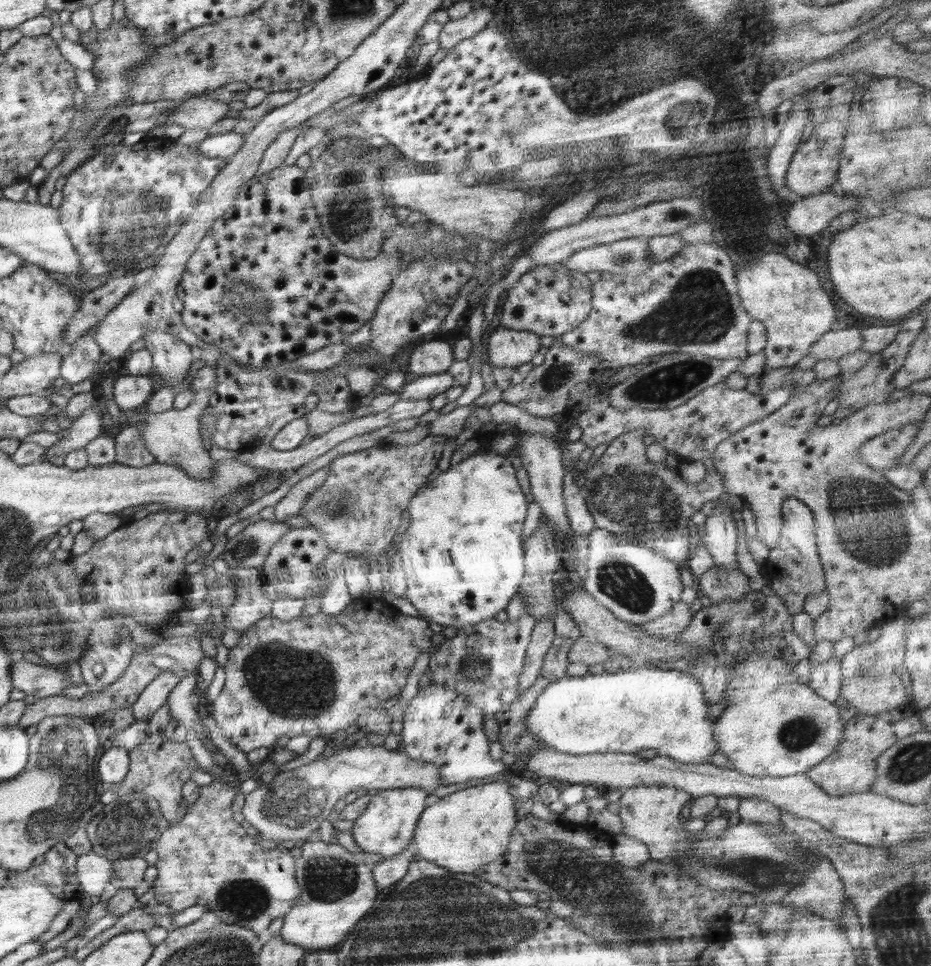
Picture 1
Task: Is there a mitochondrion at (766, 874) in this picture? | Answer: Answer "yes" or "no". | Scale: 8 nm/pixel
yes

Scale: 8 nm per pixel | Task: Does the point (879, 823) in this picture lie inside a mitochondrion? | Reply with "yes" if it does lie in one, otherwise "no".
no

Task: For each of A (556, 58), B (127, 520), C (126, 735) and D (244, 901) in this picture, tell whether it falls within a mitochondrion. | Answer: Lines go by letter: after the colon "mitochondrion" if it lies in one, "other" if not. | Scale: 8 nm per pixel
A: other
B: other
C: other
D: mitochondrion

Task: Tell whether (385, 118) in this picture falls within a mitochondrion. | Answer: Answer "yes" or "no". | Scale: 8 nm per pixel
no

